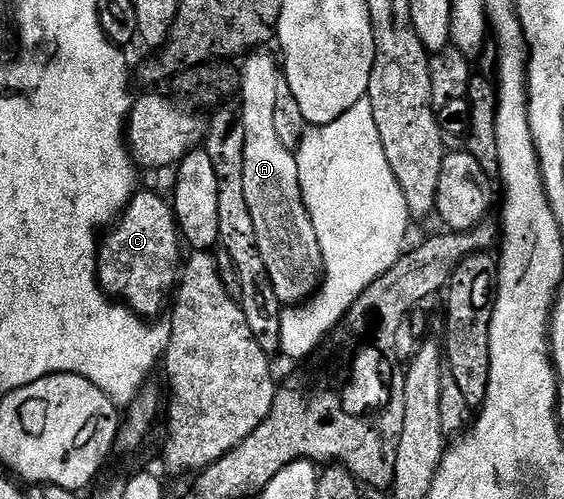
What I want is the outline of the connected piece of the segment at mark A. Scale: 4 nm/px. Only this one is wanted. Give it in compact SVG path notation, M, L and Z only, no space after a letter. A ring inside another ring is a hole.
M268 50L253 51L243 61L244 68L239 69L238 115L245 134L242 187L254 222L254 238L258 238L258 254L266 264L270 286L281 305L300 306L319 289L324 263L318 236L314 234L314 222L310 222L302 198L295 151L284 148L274 130L274 101L278 98L278 82L282 76L277 57L273 56Z

